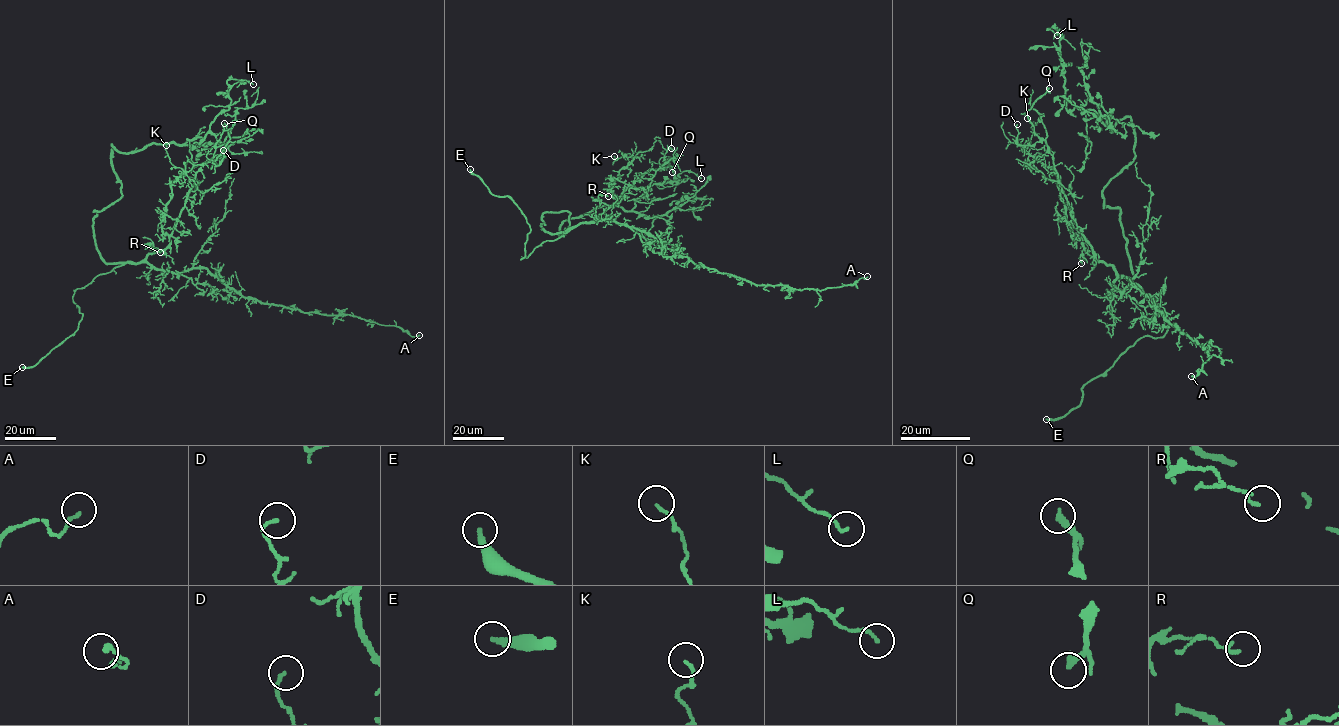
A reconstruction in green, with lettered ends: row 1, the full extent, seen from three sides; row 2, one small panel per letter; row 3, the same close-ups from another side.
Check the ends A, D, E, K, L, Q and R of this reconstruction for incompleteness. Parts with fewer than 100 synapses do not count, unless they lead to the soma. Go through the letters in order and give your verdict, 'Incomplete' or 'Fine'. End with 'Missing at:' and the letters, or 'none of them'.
A: Fine
D: Fine
E: Incomplete
K: Fine
L: Fine
Q: Fine
R: Fine
Missing at: E

